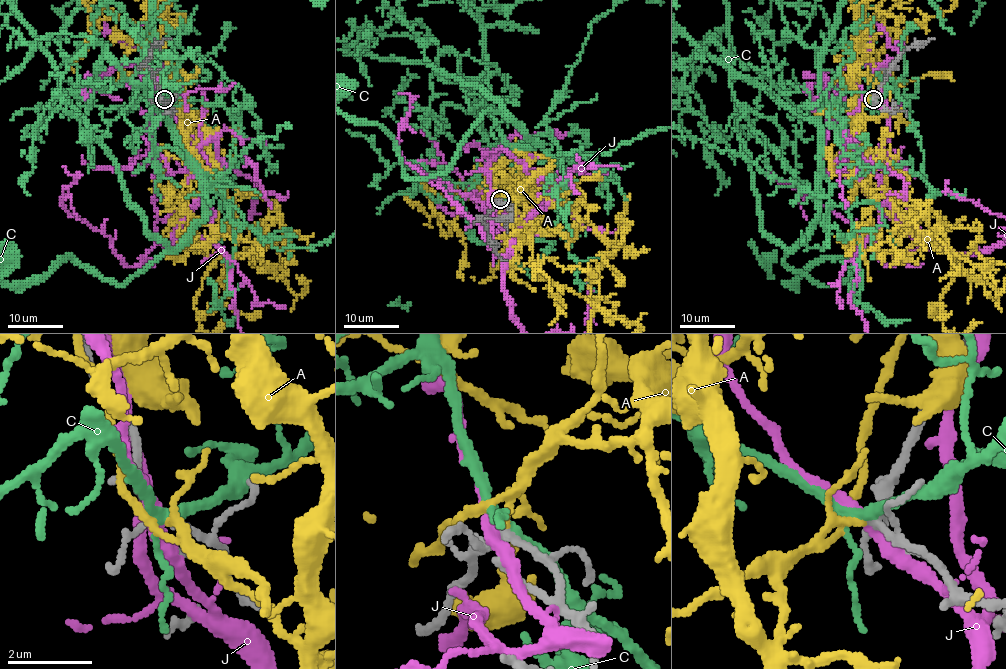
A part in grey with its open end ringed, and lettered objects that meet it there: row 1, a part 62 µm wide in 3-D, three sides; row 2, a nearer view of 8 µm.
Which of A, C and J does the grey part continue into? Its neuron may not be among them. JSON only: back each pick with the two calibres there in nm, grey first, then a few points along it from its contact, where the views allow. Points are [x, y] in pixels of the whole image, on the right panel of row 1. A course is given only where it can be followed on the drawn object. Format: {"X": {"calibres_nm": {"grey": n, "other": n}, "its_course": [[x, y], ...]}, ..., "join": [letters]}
{"A": {"calibres_nm": {"grey": 180, "other": 130}}, "join": ["A"]}

